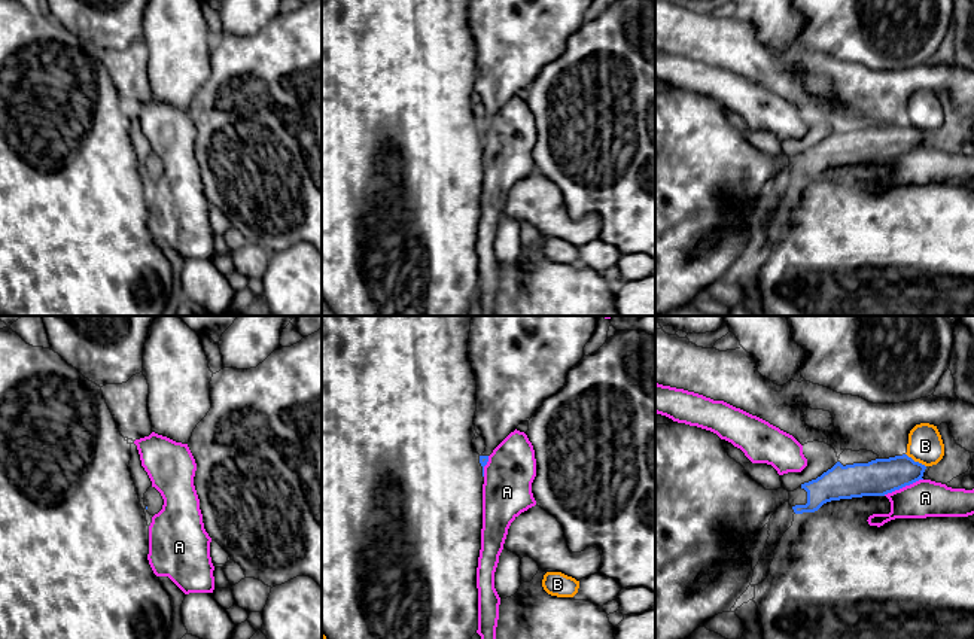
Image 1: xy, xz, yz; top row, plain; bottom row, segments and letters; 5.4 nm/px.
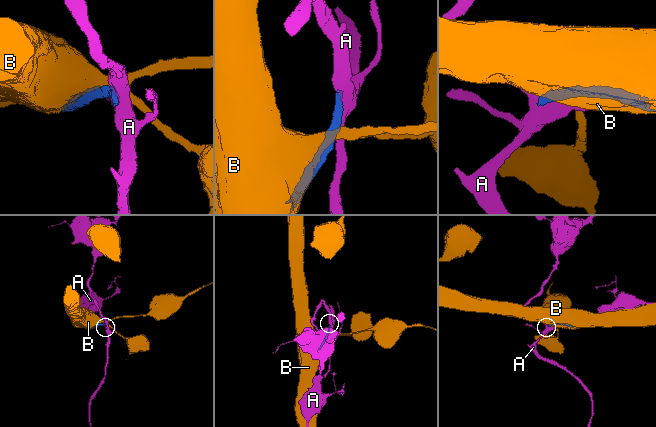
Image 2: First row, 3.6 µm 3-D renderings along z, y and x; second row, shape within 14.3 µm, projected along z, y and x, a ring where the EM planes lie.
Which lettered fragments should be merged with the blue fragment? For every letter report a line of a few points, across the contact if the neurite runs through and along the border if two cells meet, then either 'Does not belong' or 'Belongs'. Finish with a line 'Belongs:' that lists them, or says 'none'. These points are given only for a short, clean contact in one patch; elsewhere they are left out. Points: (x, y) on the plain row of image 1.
A: Does not belong
B: Does not belong
Belongs: none

